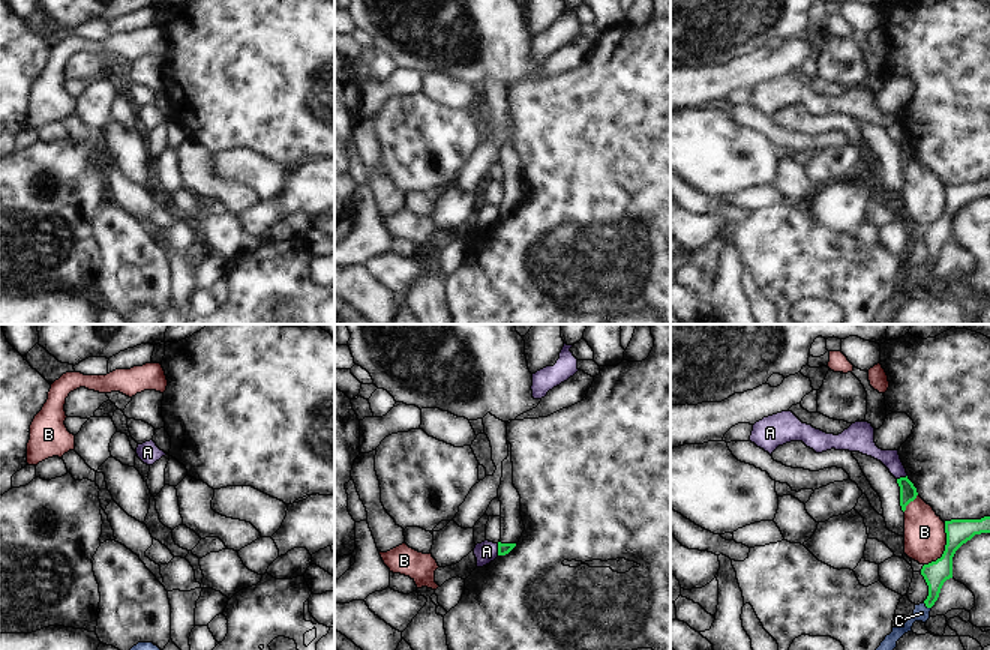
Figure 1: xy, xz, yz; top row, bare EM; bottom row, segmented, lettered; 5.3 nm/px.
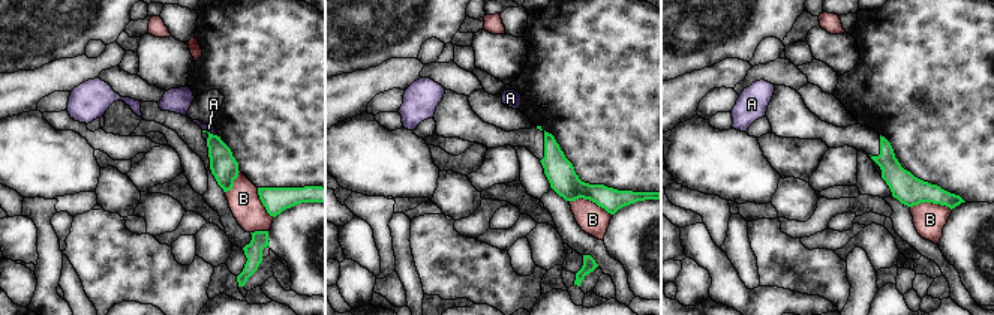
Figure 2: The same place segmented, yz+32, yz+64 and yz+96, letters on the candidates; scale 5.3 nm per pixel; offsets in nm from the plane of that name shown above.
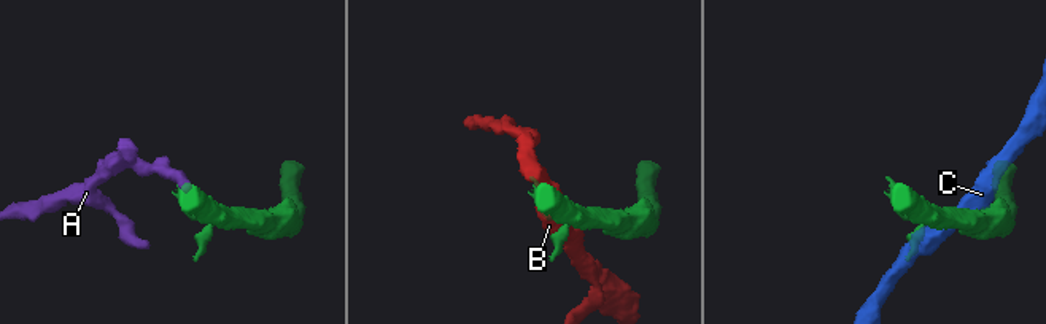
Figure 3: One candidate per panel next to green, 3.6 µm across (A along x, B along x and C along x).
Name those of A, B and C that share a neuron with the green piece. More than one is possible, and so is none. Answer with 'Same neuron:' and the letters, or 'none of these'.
Same neuron: none of these

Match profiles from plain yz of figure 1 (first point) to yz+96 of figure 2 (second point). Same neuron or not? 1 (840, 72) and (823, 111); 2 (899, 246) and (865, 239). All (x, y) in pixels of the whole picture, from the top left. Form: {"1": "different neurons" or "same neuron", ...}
{"1": "different neurons", "2": "same neuron"}

